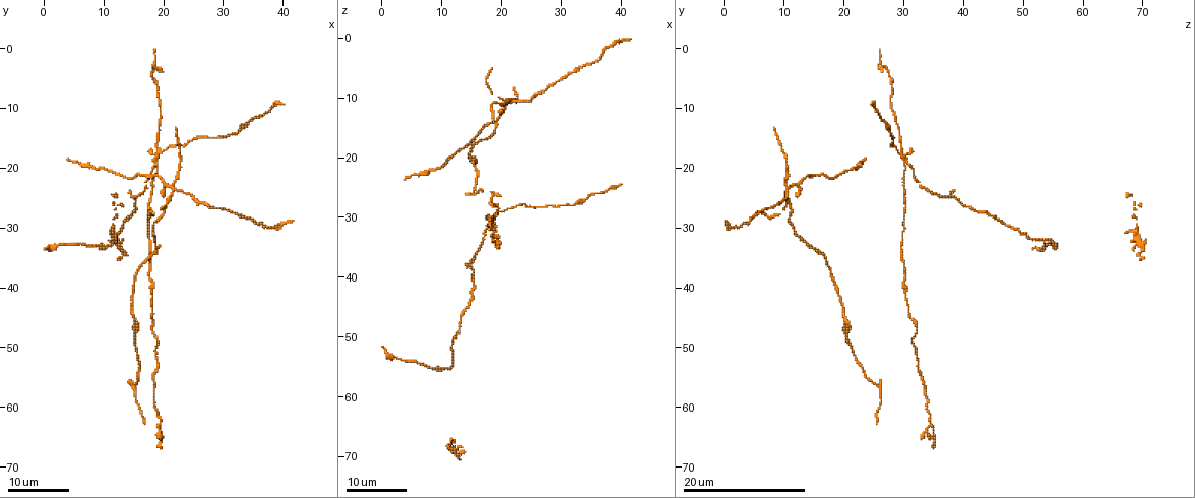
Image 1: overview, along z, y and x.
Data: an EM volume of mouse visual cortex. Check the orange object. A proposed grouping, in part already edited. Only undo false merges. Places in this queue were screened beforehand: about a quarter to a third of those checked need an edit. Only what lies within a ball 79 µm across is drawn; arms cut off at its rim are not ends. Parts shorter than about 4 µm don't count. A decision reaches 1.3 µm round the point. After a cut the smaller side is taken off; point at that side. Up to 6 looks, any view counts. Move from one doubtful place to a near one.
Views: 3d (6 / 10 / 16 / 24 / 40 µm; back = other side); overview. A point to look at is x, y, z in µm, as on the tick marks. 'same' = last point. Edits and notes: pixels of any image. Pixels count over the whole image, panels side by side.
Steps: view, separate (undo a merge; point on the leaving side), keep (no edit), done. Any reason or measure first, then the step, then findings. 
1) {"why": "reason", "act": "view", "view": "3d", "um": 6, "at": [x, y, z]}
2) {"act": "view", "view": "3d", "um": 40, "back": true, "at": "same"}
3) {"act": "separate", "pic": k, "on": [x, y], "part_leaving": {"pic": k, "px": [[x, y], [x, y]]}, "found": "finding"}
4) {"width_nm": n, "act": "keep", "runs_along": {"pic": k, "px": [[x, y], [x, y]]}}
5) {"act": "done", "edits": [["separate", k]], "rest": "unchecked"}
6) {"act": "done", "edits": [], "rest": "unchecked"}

{"why": "thick turns thin", "act": "view", "view": "3d", "um": 24, "at": [15.0, 25.0, 38.5]}

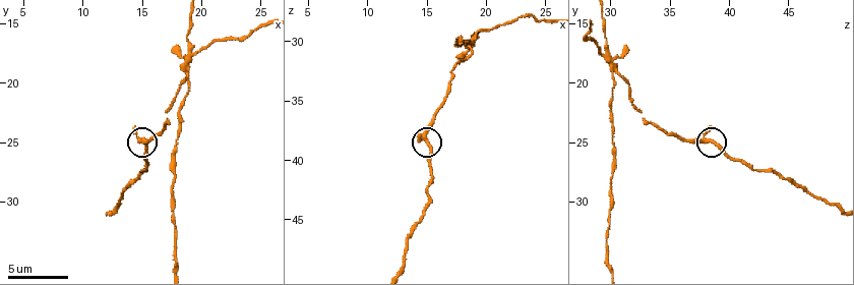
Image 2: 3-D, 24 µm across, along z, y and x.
{"act": "view", "view": "3d", "um": 6, "at": [14.8, 24.8, 38.4]}

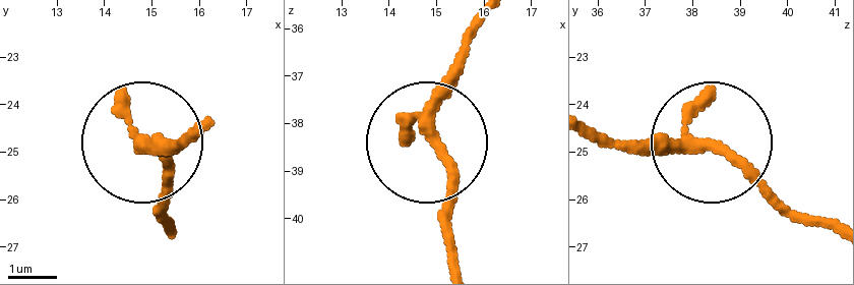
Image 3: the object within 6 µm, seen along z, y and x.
{"arms": 3, "act": "keep", "runs_along": {"pic": 3, "px": [[482, 26], [429, 136], [453, 184], [453, 217]]}, "found": "one neuron here"}

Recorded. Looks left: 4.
{"why": "four arms meet", "act": "view", "view": "3d", "um": 24, "at": [9.5, 33.0, 55.5]}

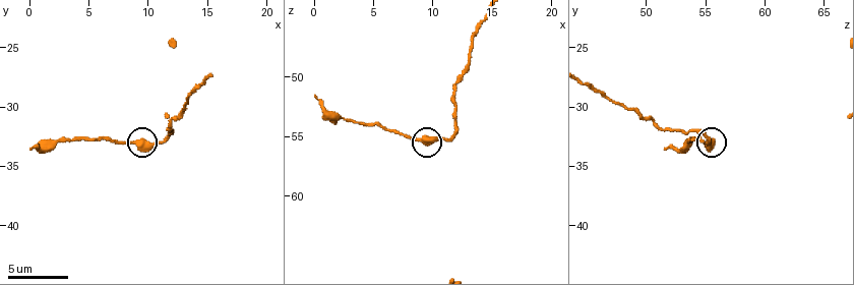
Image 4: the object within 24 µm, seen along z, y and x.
{"act": "view", "view": "3d", "um": 10, "at": [9.8, 32.8, 55.4]}

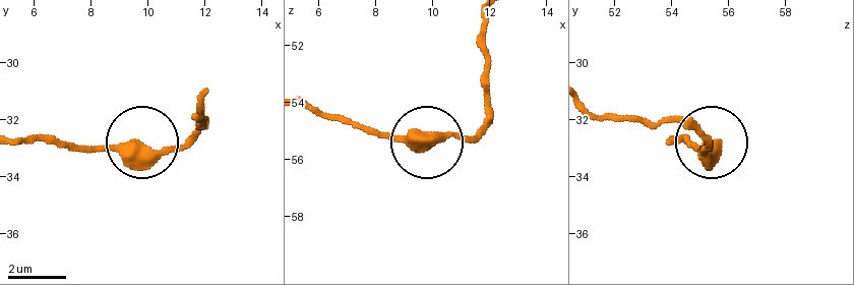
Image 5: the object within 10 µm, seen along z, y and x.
{"width_nm": 320, "act": "keep", "runs_along": {"pic": 5, "px": [[205, 101], [183, 137], [155, 150], [69, 145]]}, "found": "all the same neuron"}

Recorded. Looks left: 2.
{"why": "four-way junction", "act": "view", "view": "3d", "um": 16, "at": [22.0, 24.0, 10.5]}

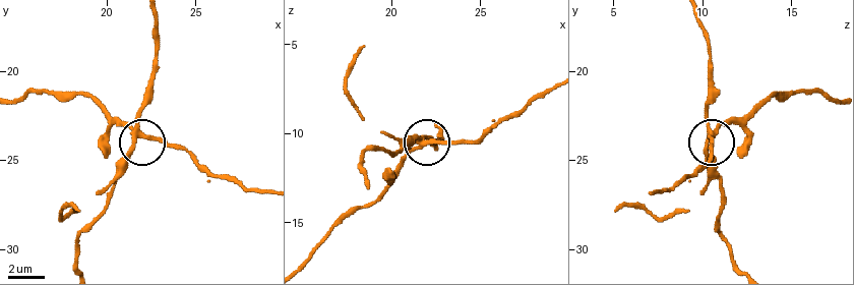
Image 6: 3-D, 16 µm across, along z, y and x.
{"act": "view", "view": "3d", "um": 6, "at": [22.1, 23.6, 10.6]}

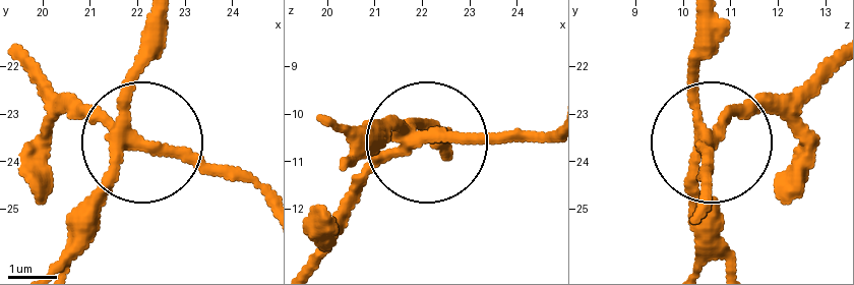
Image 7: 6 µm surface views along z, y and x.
{"act": "separate", "pic": 7, "on": [80, 100], "part_leaving": {"pic": 7, "px": [[130, 133], [259, 182]]}, "found": "a second neuron is stuck on"}

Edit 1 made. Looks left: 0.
{"act": "done", "edits": [["separate", 7]], "rest": "unchecked"}

